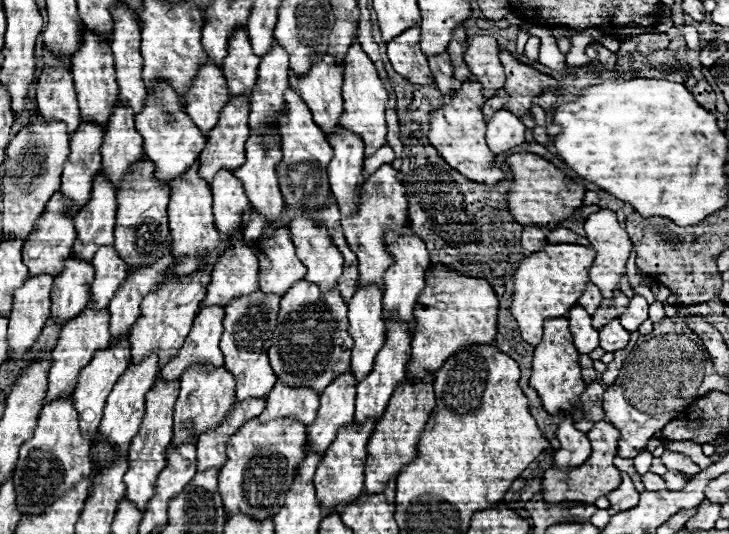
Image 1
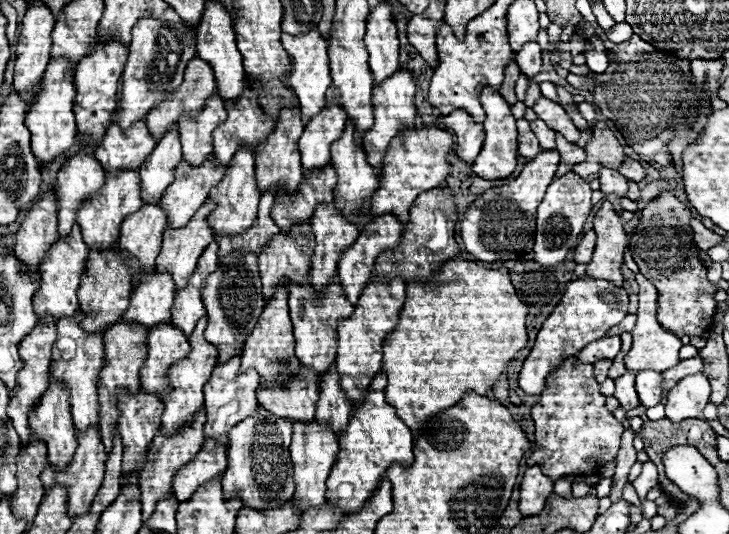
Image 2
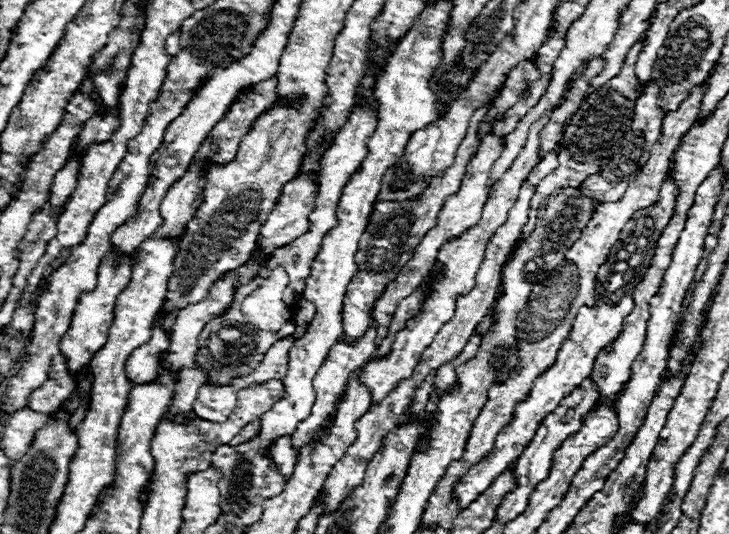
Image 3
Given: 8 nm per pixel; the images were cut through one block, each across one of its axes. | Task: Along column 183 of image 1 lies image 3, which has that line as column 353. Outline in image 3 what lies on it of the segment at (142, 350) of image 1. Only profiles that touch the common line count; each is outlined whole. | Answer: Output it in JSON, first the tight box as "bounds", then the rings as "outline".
{"bounds":[342,108,488,344],"outline":[[[488,108],[476,110],[476,116],[472,116],[472,124],[468,128],[468,136],[464,138],[464,142],[460,144],[460,148],[456,152],[454,164],[450,168],[446,168],[446,172],[442,176],[436,176],[436,180],[432,180],[432,184],[424,190],[424,196],[420,196],[416,200],[406,200],[404,204],[400,204],[400,202],[374,204],[376,212],[370,216],[370,222],[366,226],[364,236],[360,238],[360,246],[356,252],[358,272],[352,278],[352,284],[348,284],[348,292],[344,294],[342,316],[344,316],[344,338],[348,344],[356,342],[368,330],[370,320],[372,320],[370,312],[374,308],[374,302],[384,294],[386,286],[396,278],[400,268],[412,258],[414,248],[420,244],[420,240],[426,236],[426,232],[430,228],[434,228],[434,224],[438,220],[438,212],[442,210],[446,198],[460,190],[462,178],[466,174],[466,166],[478,148],[476,126],[486,114],[488,114]]]}

